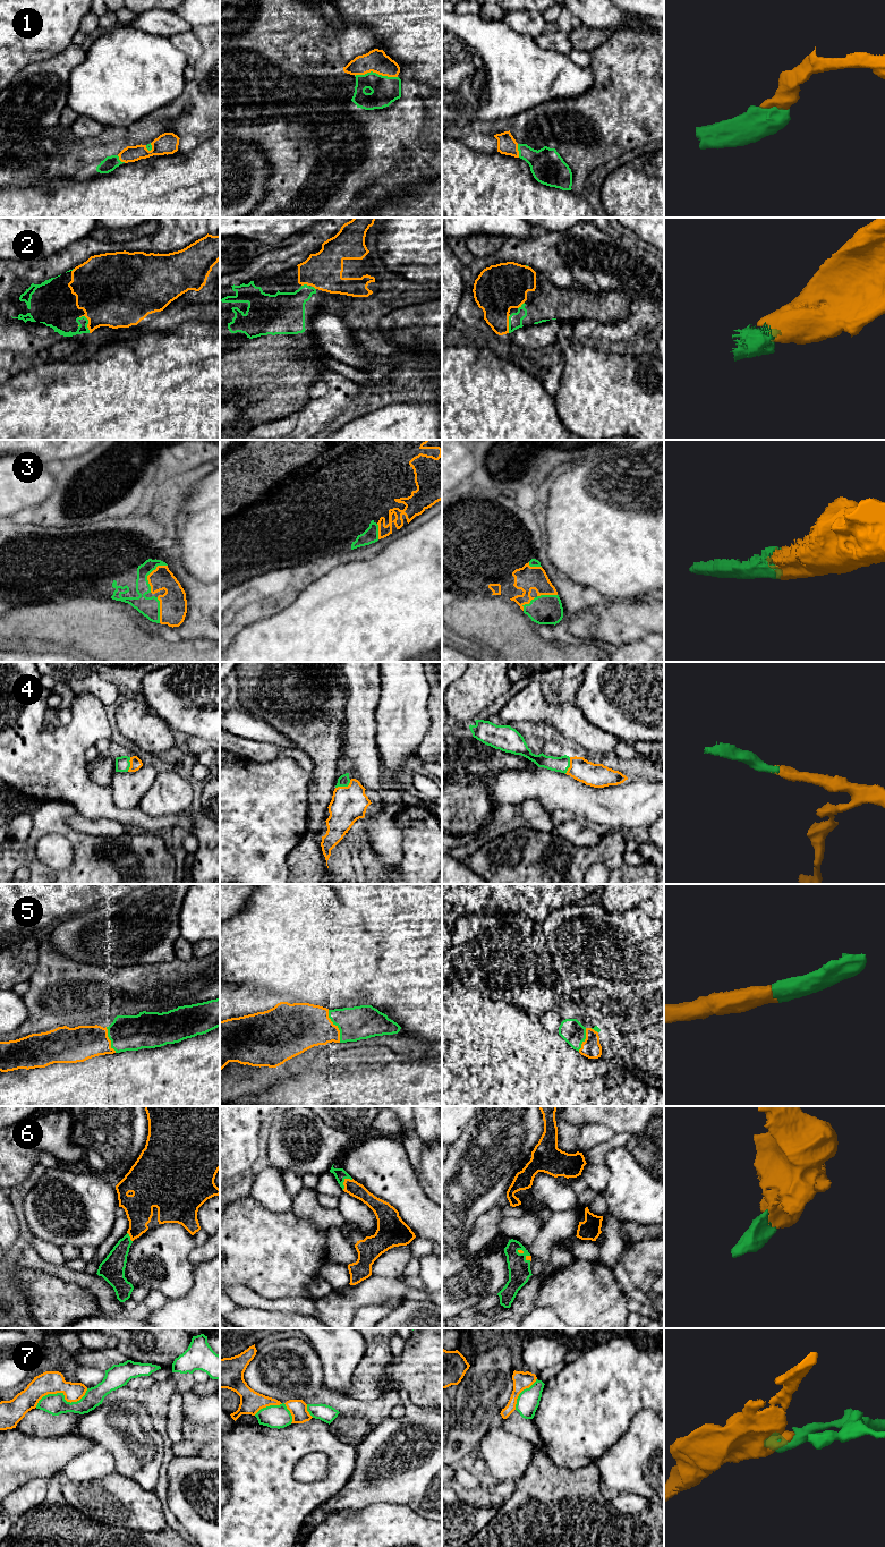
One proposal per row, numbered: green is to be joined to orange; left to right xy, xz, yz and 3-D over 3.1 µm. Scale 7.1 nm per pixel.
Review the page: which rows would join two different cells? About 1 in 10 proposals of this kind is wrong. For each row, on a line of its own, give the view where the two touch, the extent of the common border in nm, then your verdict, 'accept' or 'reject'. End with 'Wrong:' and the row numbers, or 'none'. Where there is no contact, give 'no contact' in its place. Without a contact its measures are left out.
1: meets orange in xz; contact 300 nm long; accept
2: meets orange in xy; contact 140 nm long; accept
3: meets orange in xy; contact 240 nm long; accept
4: meets orange in xz; contact 130 nm long; accept
5: meets orange in xz; contact 240 nm long; accept
6: meets orange in xz; contact 110 nm long; accept
7: meets orange in xy; contact 400 nm long; reject
Wrong: 7

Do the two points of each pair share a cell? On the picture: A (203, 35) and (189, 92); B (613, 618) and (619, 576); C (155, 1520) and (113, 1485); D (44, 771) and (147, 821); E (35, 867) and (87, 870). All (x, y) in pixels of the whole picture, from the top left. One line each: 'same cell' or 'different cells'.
A: same cell
B: different cells
C: same cell
D: same cell
E: same cell

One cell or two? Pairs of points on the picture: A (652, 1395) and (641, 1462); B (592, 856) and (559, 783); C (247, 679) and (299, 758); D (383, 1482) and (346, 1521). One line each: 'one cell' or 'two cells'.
A: two cells
B: two cells
C: two cells
D: two cells

